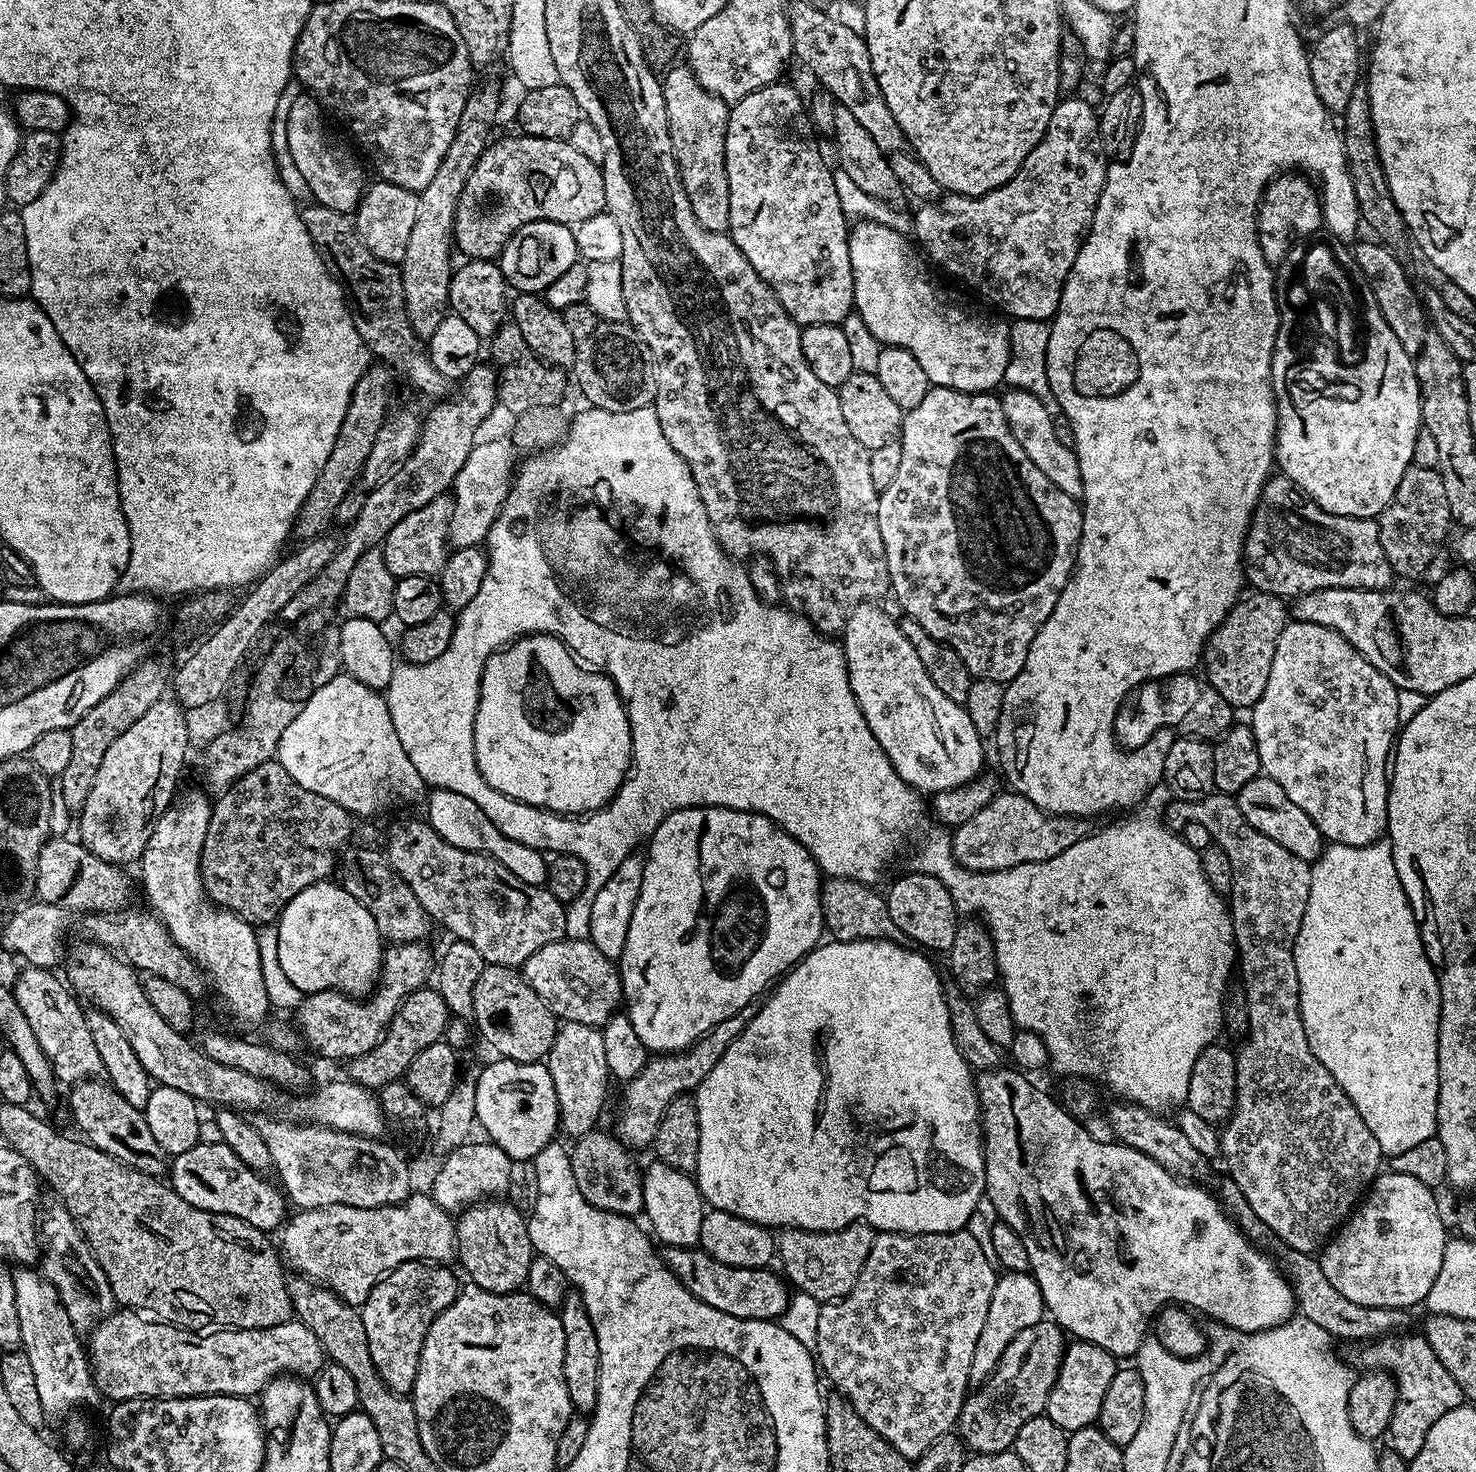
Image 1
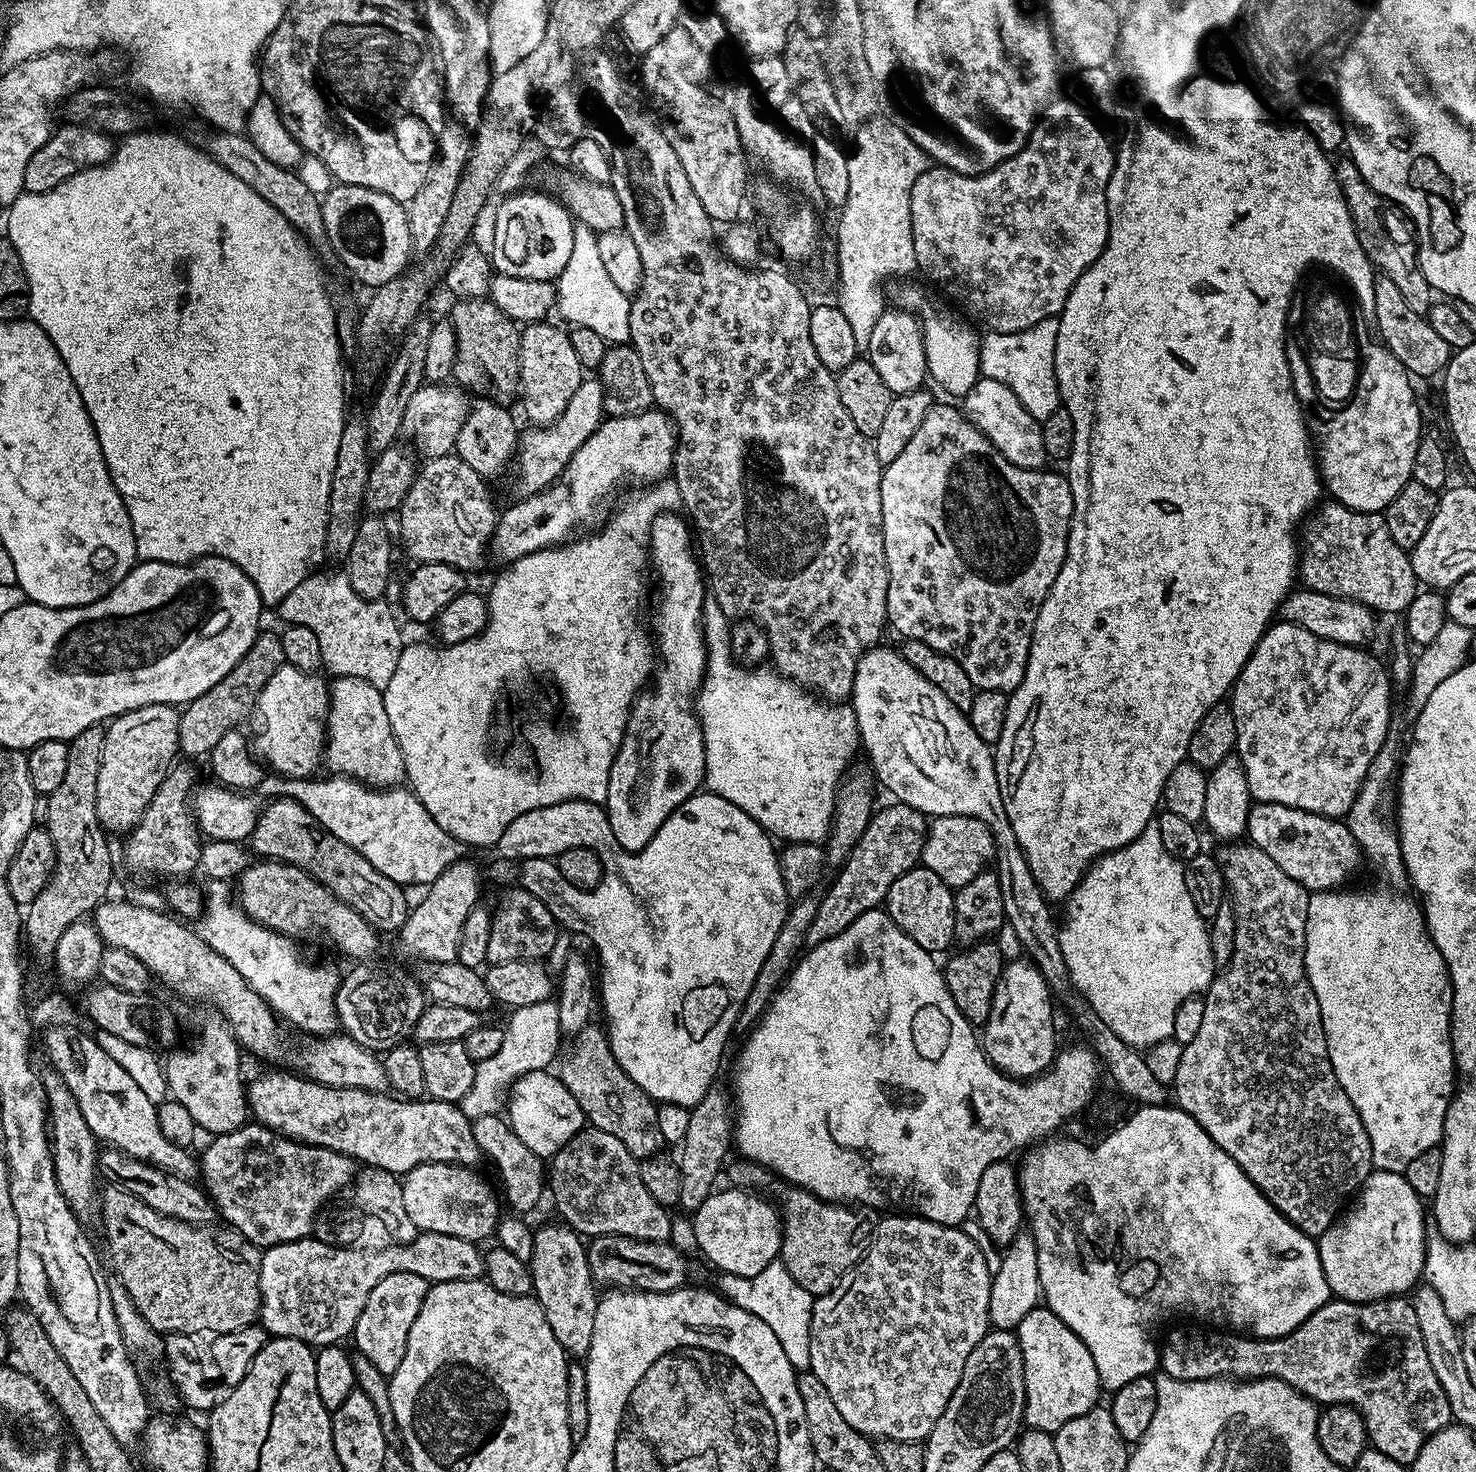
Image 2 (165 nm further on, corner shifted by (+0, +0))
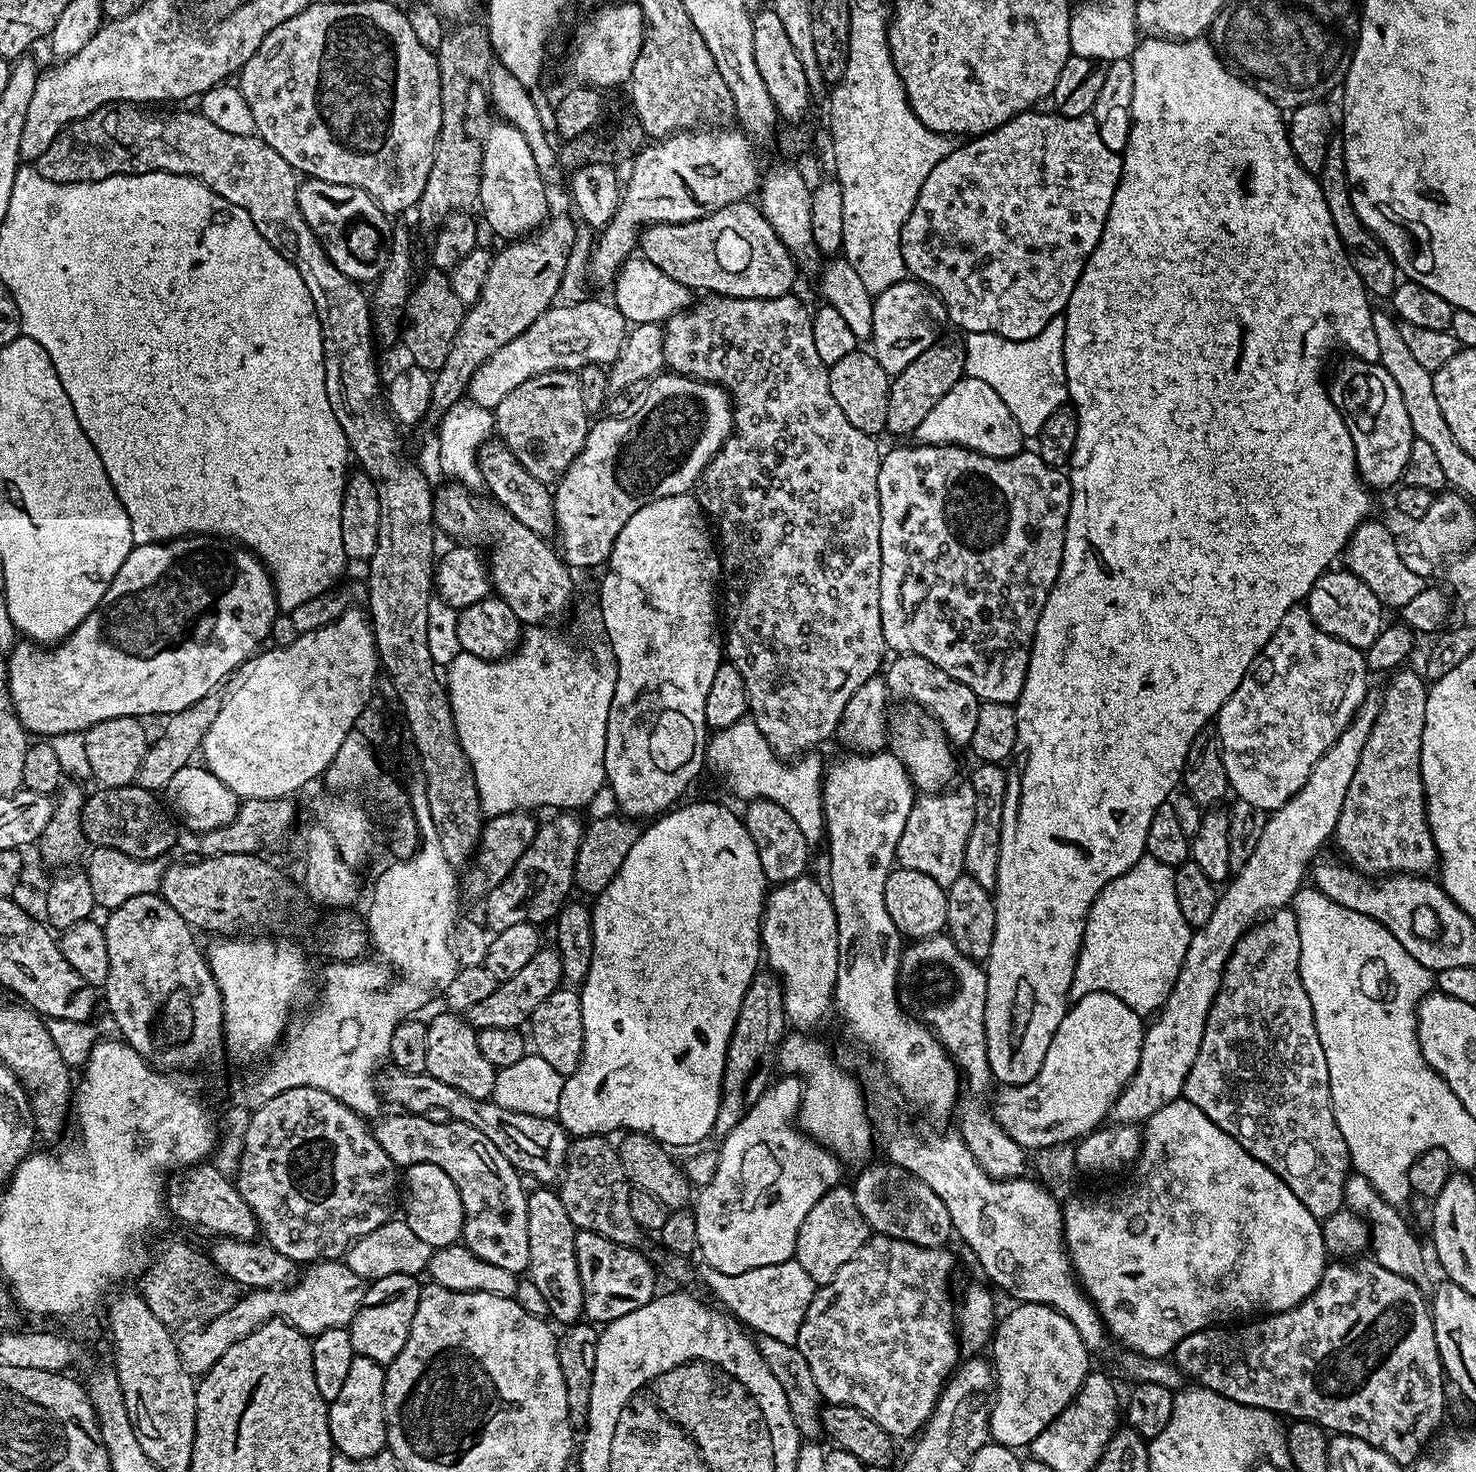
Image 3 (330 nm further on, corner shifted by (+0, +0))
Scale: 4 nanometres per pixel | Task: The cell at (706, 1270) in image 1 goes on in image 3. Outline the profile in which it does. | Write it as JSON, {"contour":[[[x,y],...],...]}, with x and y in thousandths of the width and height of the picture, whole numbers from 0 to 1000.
{"contour":[[[391,836],[389,849],[392,855],[392,868],[394,871],[396,894],[402,900],[409,901],[438,887],[445,880],[446,864],[442,857],[431,851],[430,847],[420,846],[404,838]]]}

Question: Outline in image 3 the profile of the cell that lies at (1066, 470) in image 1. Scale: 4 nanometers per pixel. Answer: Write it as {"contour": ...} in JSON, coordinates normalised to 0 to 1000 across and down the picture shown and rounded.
{"contour":[[[657,255],[651,257],[640,269],[637,270],[630,281],[622,287],[619,296],[624,302],[648,302],[650,304],[657,304],[677,313],[689,310],[695,302],[690,287],[687,287],[679,270],[676,270],[668,260]]]}

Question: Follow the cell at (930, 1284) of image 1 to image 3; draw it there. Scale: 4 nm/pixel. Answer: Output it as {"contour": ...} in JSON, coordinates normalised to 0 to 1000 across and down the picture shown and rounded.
{"contour":[[[589,839],[587,845],[584,846],[584,849],[581,849],[580,854],[573,857],[573,860],[568,863],[568,865],[562,872],[554,874],[539,912],[543,923],[546,923],[546,926],[551,933],[551,939],[554,939],[556,949],[560,953],[584,958],[587,963],[592,963],[592,966],[595,966],[595,969],[598,969],[598,971],[600,971],[606,977],[618,975],[620,976],[628,967],[629,964],[631,963],[631,959],[634,957],[635,951],[637,950],[637,946],[640,945],[640,941],[648,929],[648,923],[652,918],[649,912],[649,897],[646,893],[646,886],[645,889],[645,880],[642,878],[642,869],[645,867],[645,853],[642,850],[642,847],[628,848],[620,846],[619,844],[610,843],[608,841]]]}

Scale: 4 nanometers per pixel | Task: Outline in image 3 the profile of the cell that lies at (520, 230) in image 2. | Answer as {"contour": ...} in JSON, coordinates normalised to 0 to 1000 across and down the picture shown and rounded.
{"contour":[[[334,84],[327,97],[327,113],[325,113],[325,135],[324,141],[328,143],[328,149],[339,160],[352,162],[371,149],[371,130],[365,120],[362,105],[354,91],[347,84]]]}

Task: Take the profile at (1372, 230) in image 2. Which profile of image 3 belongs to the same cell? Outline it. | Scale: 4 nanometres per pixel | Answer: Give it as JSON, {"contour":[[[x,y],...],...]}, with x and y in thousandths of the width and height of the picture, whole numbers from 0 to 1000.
{"contour":[[[903,91],[898,105],[898,113],[893,118],[894,128],[898,135],[898,140],[901,140],[901,148],[904,148],[904,156],[907,156],[907,162],[911,169],[913,171],[915,178],[917,183],[920,183],[920,189],[923,189],[924,196],[930,202],[938,201],[942,202],[947,194],[947,183],[944,175],[938,170],[938,164],[930,160],[923,152],[917,143],[917,137],[915,135],[913,128],[913,116],[911,109],[911,93]]]}

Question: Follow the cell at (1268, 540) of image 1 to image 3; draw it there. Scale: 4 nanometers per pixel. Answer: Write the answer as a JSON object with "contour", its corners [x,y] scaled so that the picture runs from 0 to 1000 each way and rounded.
{"contour":[[[928,352],[924,355],[921,356],[917,360],[917,363],[913,367],[912,373],[912,380],[913,378],[913,388],[917,389],[931,404],[935,407],[935,410],[938,414],[947,414],[953,412],[953,409],[957,407],[966,398],[965,392],[958,390],[947,379],[947,371],[946,364],[938,356],[934,356],[932,352]]]}

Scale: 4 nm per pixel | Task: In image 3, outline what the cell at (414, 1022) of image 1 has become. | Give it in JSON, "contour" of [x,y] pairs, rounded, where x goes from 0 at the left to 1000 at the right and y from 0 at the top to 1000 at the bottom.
{"contour":[[[367,643],[362,651],[359,651],[359,654],[356,654],[354,659],[351,659],[351,662],[337,668],[335,675],[330,677],[327,681],[324,681],[324,683],[318,683],[316,692],[323,700],[329,697],[352,698],[360,694],[362,686],[364,686],[364,683],[367,683],[367,681],[370,681],[373,675],[380,673],[381,666],[381,651],[379,647],[376,643]]]}

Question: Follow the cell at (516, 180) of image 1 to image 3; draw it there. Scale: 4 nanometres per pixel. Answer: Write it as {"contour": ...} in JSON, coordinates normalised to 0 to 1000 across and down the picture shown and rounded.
{"contour":[[[501,136],[495,140],[489,140],[483,147],[473,148],[461,152],[440,152],[432,161],[432,171],[437,177],[446,181],[449,186],[462,192],[467,197],[475,196],[477,200],[497,201],[503,204],[524,204],[533,201],[539,193],[540,177],[528,164],[524,154],[512,138]]]}

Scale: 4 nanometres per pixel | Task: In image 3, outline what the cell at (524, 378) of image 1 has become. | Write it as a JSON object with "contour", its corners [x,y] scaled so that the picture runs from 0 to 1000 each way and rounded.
{"contour":[[[290,183],[276,200],[276,207],[272,215],[272,234],[279,241],[278,247],[295,254],[302,246],[306,230],[313,221],[316,207],[312,204],[304,193],[304,188],[298,183]]]}

